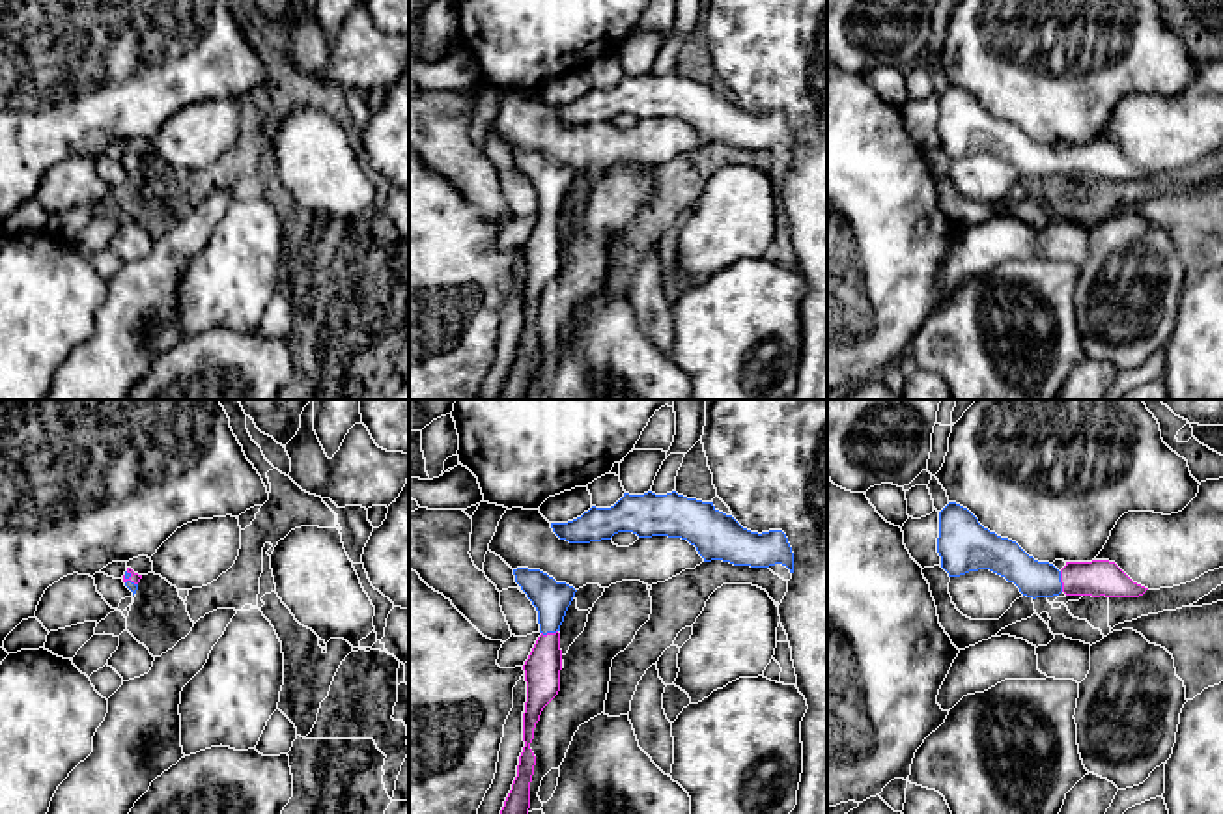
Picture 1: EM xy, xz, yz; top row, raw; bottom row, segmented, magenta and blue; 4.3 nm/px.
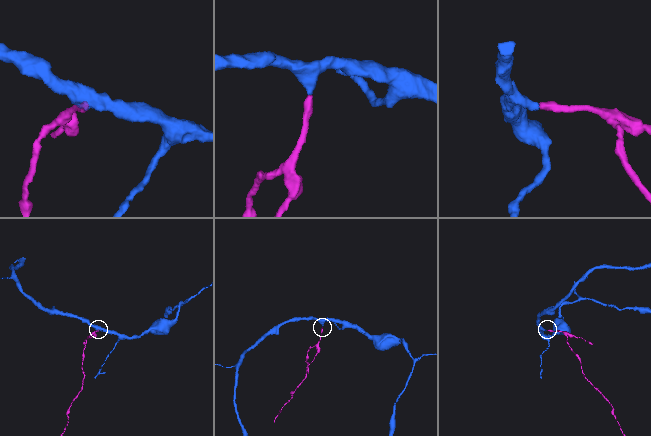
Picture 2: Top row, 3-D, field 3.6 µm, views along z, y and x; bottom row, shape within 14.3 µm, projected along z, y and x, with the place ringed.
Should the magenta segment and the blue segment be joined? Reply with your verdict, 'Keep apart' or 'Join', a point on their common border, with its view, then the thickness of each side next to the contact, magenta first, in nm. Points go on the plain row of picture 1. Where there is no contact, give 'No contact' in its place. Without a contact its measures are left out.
Join. Touches magenta at yz (1061, 163). Thickness 160 nm (magenta) against 160 nm

